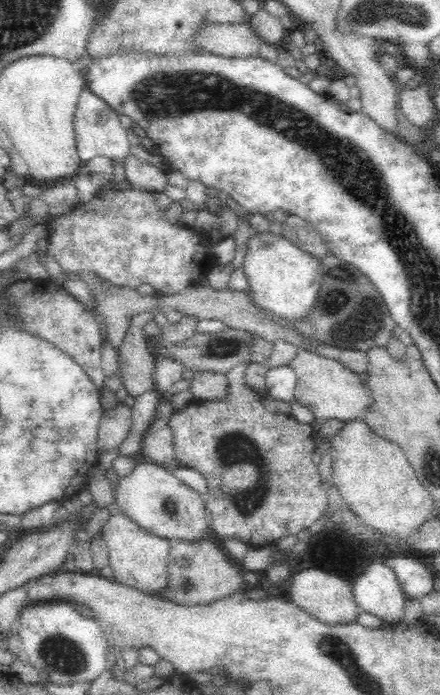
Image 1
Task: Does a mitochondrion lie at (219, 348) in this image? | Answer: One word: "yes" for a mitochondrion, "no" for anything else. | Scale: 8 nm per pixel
yes

